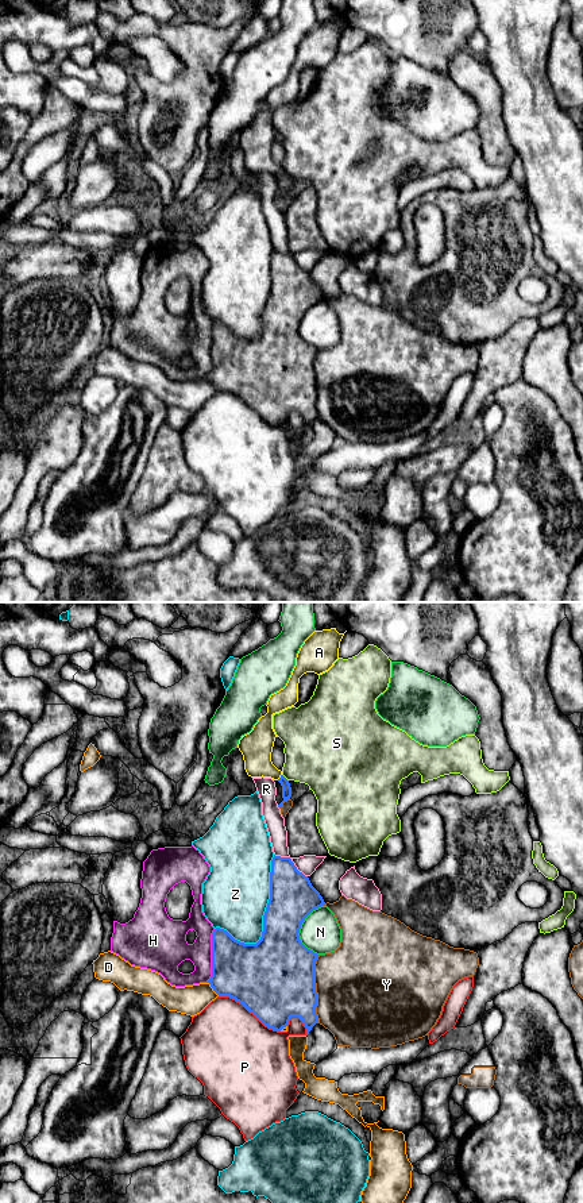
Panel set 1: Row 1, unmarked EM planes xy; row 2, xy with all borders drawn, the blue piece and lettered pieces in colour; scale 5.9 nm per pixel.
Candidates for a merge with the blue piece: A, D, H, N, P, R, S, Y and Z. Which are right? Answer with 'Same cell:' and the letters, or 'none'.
Same cell: A

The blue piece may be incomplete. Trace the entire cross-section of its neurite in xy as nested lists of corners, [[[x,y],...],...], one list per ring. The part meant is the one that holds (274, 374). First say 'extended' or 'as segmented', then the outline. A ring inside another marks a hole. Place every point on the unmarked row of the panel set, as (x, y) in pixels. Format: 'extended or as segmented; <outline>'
as segmented; [[[274,250],[260,335],[244,339],[216,323],[212,371],[206,378],[219,392],[242,398],[269,424],[281,427],[292,412],[298,412],[308,431],[318,419],[314,378],[318,350],[301,338],[298,328],[305,313],[324,298],[290,252]]]

